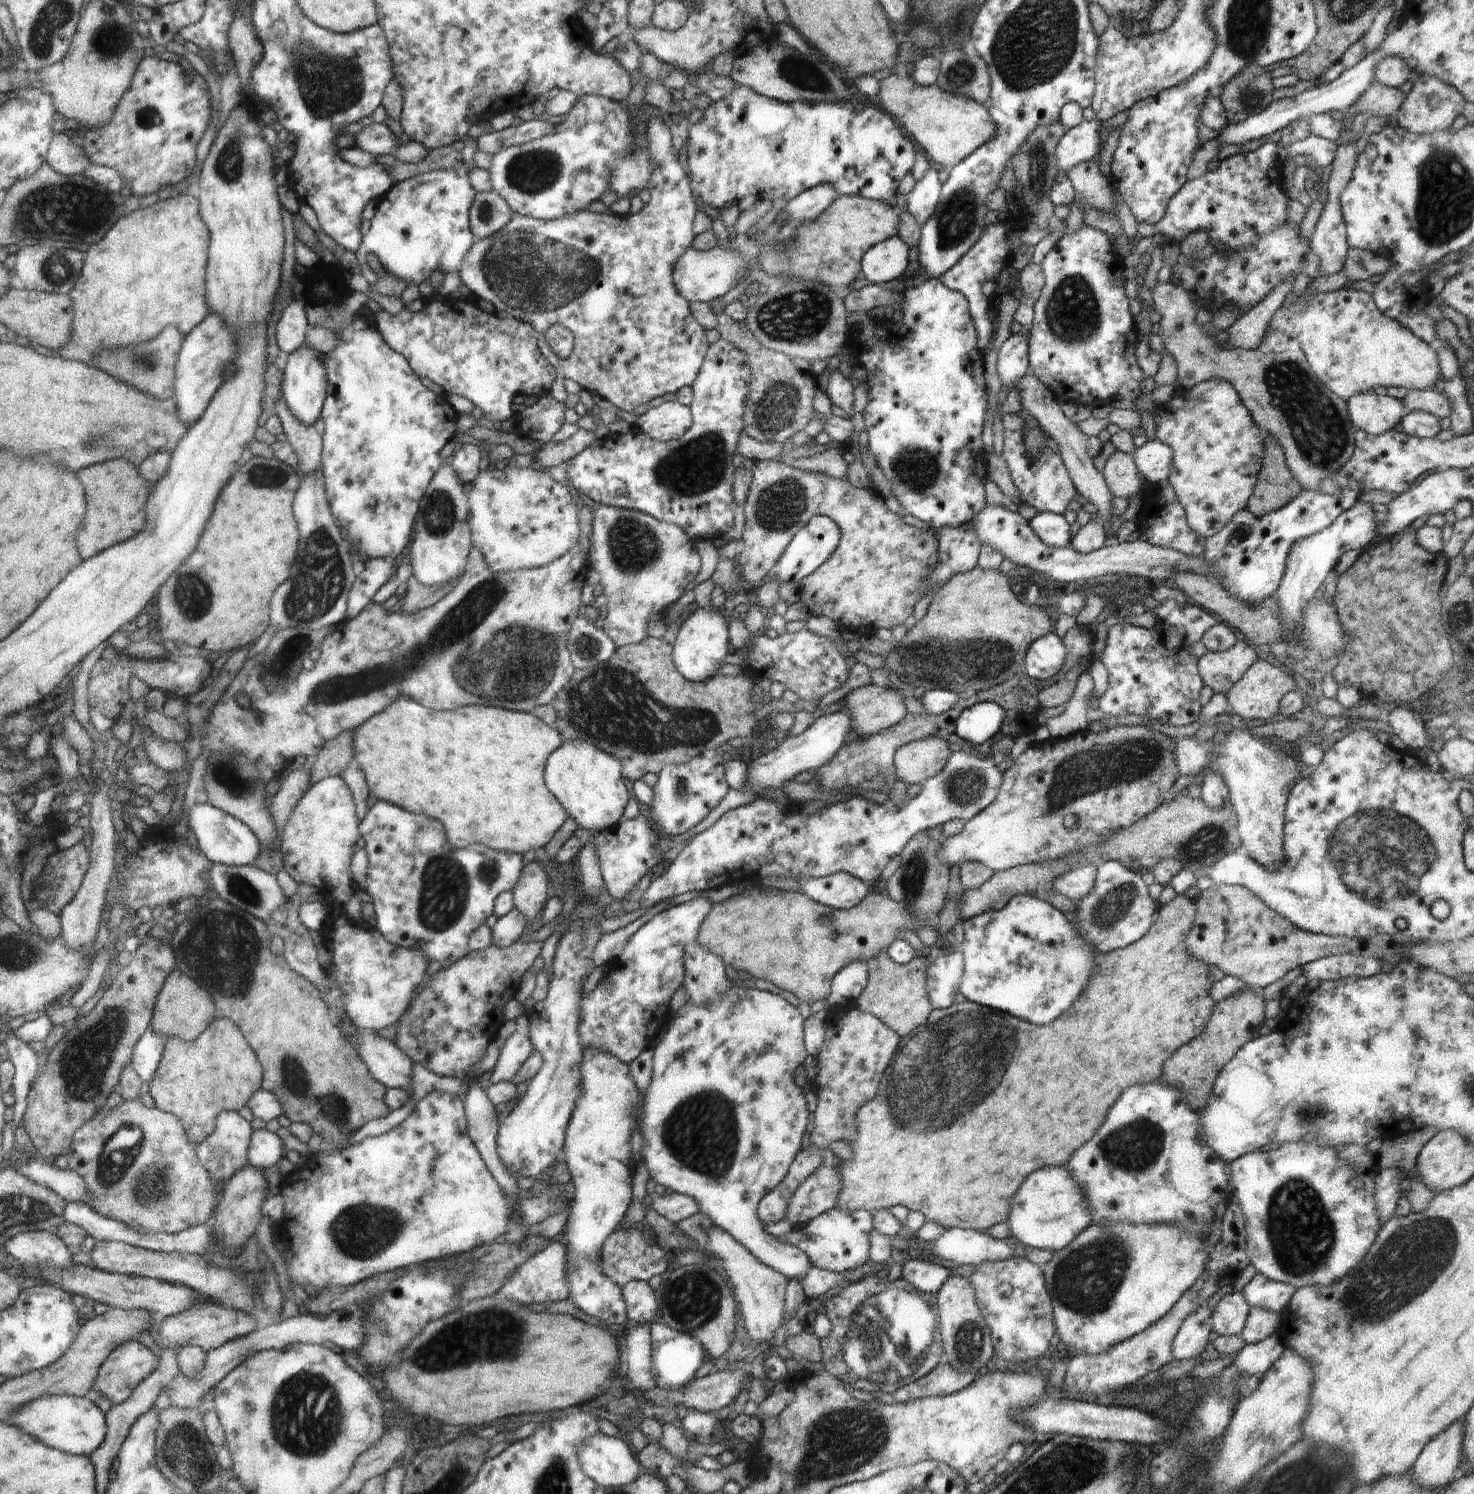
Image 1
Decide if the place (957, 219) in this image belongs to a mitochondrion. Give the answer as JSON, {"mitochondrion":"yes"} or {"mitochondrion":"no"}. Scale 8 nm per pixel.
{"mitochondrion":"yes"}

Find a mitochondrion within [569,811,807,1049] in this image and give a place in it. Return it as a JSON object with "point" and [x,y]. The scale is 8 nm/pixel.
{"point":[584,927]}

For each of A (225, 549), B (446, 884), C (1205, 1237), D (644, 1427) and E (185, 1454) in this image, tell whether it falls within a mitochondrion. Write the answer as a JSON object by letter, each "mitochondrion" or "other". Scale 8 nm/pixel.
{"A":"other","B":"mitochondrion","C":"other","D":"other","E":"mitochondrion"}

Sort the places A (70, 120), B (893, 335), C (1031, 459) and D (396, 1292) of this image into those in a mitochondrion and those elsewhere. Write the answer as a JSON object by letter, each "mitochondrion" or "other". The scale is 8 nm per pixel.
{"A":"other","B":"other","C":"other","D":"other"}

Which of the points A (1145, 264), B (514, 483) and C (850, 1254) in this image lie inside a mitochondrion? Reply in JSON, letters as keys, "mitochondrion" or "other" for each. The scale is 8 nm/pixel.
{"A":"other","B":"other","C":"other"}

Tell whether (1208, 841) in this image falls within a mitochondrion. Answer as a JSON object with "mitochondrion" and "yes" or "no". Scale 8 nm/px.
{"mitochondrion":"yes"}

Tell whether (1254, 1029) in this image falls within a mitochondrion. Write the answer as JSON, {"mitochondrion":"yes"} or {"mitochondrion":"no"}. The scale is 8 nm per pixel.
{"mitochondrion":"no"}

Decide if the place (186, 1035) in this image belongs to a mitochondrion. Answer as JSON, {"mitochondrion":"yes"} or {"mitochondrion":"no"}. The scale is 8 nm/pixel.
{"mitochondrion":"no"}

